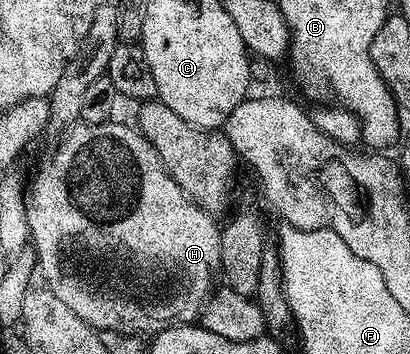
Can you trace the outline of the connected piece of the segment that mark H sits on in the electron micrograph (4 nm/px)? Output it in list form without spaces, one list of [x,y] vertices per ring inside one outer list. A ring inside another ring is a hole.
[[[78,122],[61,137],[58,149],[51,160],[46,160],[38,168],[38,176],[28,180],[28,191],[25,193],[27,224],[30,227],[32,247],[37,255],[37,267],[44,284],[56,294],[65,306],[74,314],[78,314],[84,322],[97,330],[105,332],[120,332],[123,334],[157,334],[175,324],[189,324],[199,319],[200,313],[206,307],[212,296],[210,287],[214,284],[217,272],[221,269],[220,232],[221,225],[211,213],[205,212],[197,202],[187,196],[185,190],[170,177],[156,150],[147,142],[141,132],[126,124],[90,124]],[[77,166],[82,172],[82,208],[70,208],[70,196],[66,196],[66,172]]]

